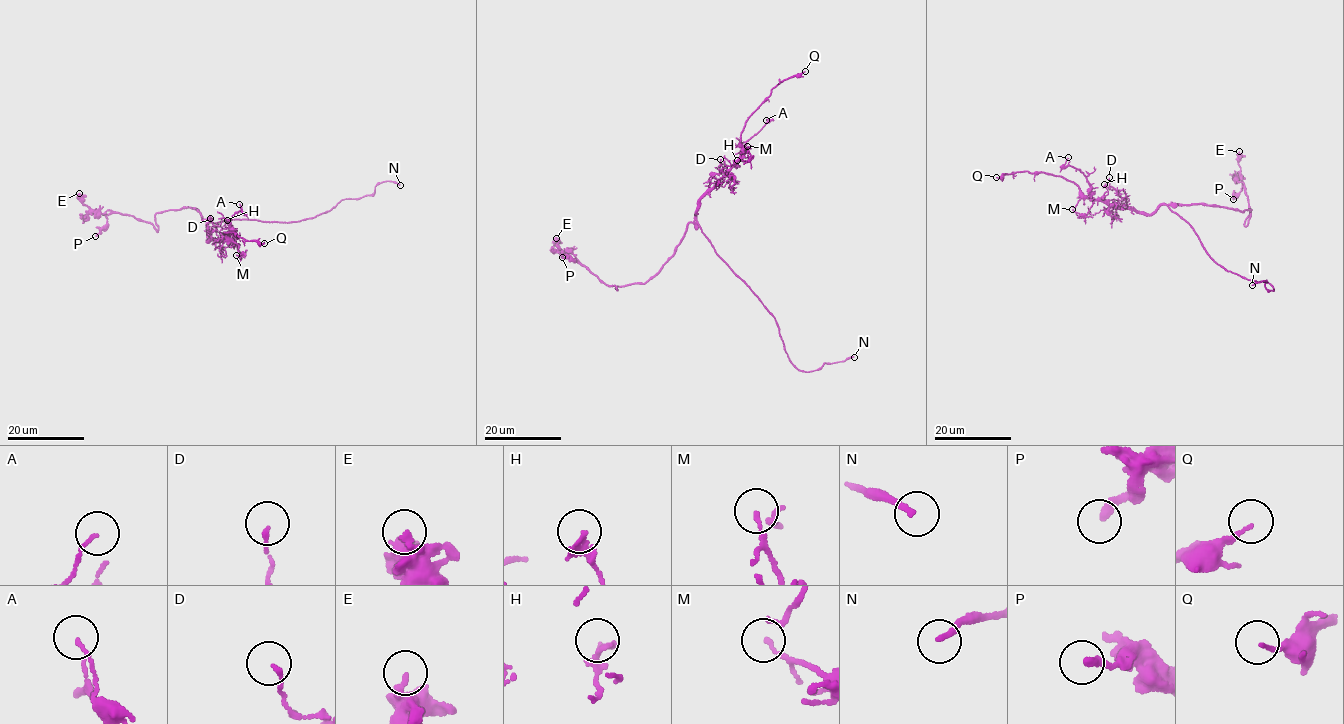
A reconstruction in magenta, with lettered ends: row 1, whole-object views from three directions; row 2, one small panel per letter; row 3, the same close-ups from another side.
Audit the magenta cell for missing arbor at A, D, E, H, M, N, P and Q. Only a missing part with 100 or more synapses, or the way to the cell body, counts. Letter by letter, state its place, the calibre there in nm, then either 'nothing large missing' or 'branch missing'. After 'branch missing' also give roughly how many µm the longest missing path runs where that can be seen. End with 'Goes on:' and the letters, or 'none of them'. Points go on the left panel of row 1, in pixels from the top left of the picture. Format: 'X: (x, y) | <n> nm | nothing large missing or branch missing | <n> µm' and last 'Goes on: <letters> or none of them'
A: (239, 204) | 90 nm | nothing large missing
D: (210, 218) | 130 nm | nothing large missing
E: (79, 193) | 340 nm | nothing large missing
H: (227, 220) | 200 nm | nothing large missing
M: (236, 255) | 100 nm | nothing large missing
N: (400, 185) | 190 nm | branch missing | 7 µm
P: (95, 236) | 260 nm | nothing large missing
Q: (264, 243) | 120 nm | nothing large missing
Goes on: N

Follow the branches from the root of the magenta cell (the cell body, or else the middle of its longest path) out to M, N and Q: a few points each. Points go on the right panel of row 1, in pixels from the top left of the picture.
M: (1172, 211), (1161, 204), (1149, 214), (1140, 213), (1094, 200), (1086, 214), (1072, 209)
N: (1172, 211), (1187, 221), (1215, 262), (1245, 278), (1266, 281), (1274, 289), (1266, 288), (1265, 281), (1252, 285)
Q: (1172, 211), (1161, 204), (1149, 214), (1119, 208), (1086, 197), (1072, 182), (1050, 174), (1026, 171), (996, 177)

